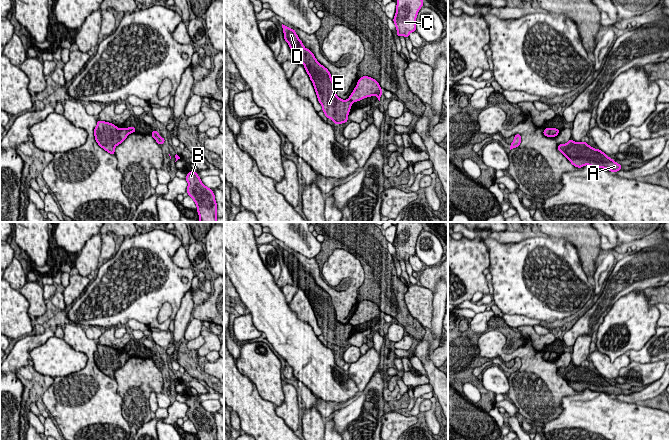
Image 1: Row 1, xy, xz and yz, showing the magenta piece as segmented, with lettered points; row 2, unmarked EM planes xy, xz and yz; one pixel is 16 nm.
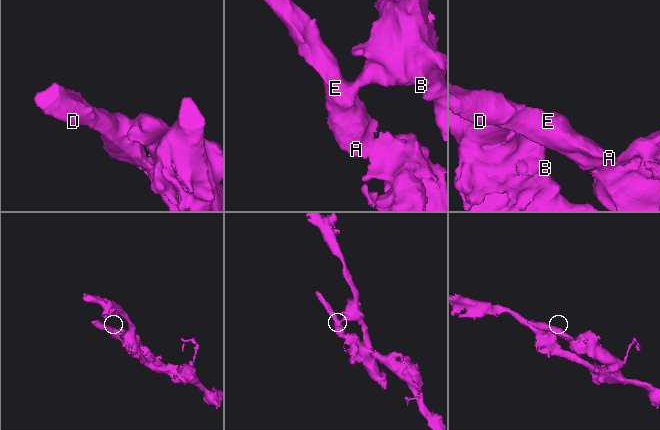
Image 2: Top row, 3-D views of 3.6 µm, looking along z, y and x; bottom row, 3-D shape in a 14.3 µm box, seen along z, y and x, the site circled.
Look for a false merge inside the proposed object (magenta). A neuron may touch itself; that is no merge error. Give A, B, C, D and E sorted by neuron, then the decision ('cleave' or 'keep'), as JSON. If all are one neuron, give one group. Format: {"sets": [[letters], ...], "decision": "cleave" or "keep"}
{"sets": [["A", "D", "E"], ["B", "C"]], "decision": "cleave"}

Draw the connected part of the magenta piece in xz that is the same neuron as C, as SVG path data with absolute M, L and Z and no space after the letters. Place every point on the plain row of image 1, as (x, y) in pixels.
M398 222L396 227L393 246L397 253L397 260L409 262L409 258L416 255L416 242L424 227L422 222Z

